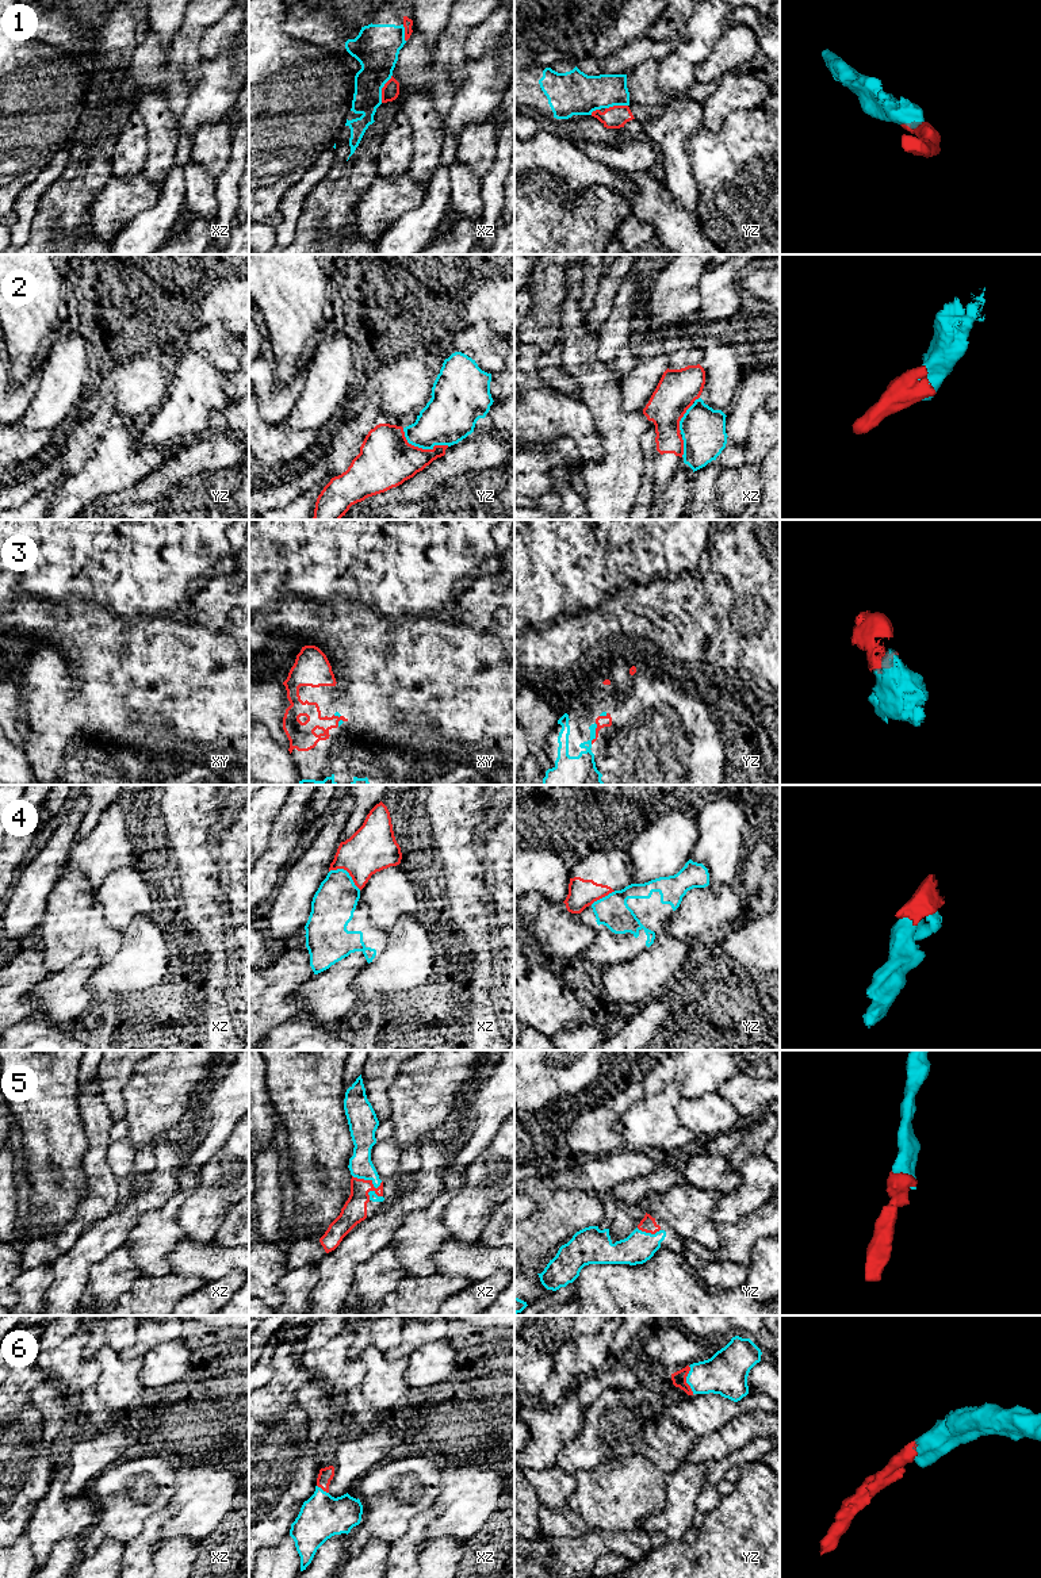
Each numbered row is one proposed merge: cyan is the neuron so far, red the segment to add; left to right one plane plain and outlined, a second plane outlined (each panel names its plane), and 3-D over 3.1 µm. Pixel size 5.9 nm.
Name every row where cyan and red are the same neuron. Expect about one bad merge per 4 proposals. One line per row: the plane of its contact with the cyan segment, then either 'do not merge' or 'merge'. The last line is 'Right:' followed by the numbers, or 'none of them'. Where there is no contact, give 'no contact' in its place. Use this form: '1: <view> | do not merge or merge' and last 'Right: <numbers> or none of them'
1: xz | do not merge
2: yz | do not merge
3: yz | merge
4: xz | do not merge
5: xz | merge
6: yz | merge
Right: 3, 5, 6

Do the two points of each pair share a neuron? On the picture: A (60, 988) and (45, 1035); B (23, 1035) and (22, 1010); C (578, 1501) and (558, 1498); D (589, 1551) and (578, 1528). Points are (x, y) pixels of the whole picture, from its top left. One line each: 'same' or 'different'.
A: different
B: different
C: different
D: different

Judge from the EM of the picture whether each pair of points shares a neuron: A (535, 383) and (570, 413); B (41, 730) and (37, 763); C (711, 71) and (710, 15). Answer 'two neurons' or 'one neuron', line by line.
A: two neurons
B: one neuron
C: two neurons

